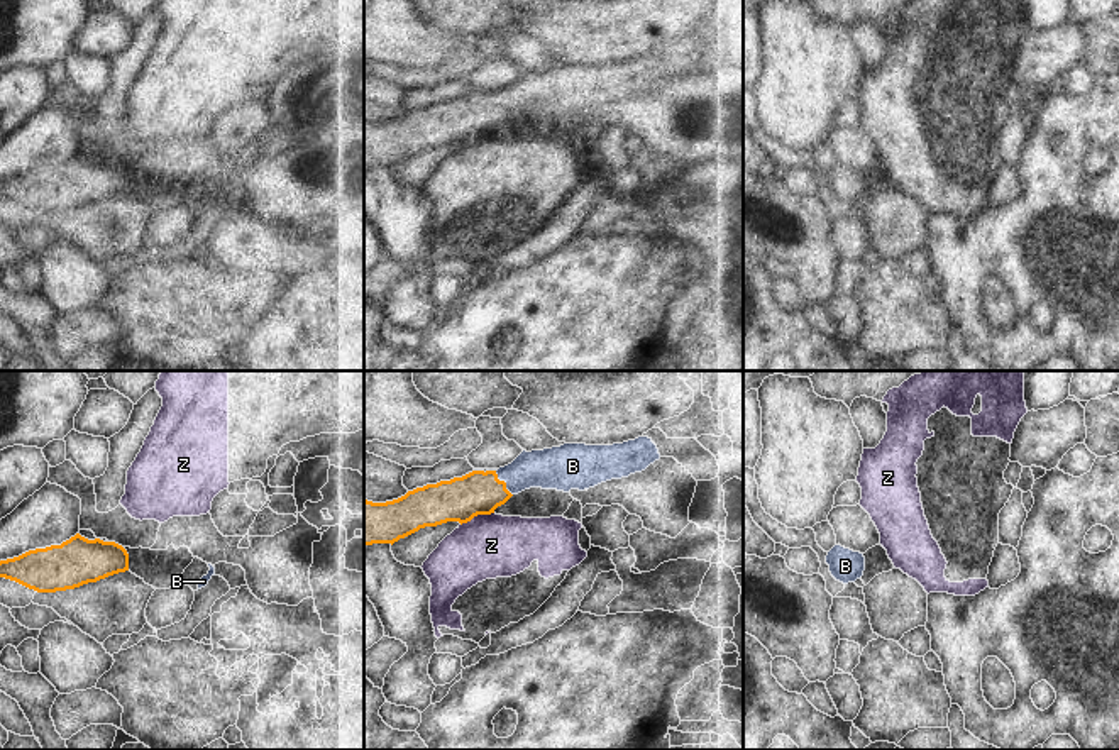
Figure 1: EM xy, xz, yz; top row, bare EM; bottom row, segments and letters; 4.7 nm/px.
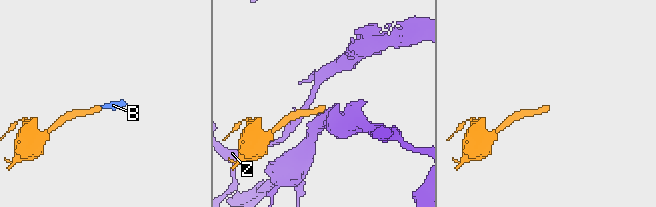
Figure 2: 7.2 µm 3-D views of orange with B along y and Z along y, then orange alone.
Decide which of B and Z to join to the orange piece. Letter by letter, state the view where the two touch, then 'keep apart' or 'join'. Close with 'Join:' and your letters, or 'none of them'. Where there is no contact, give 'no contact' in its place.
B: meets orange in xz; join
Z: meets orange in xz; keep apart
Join: B

